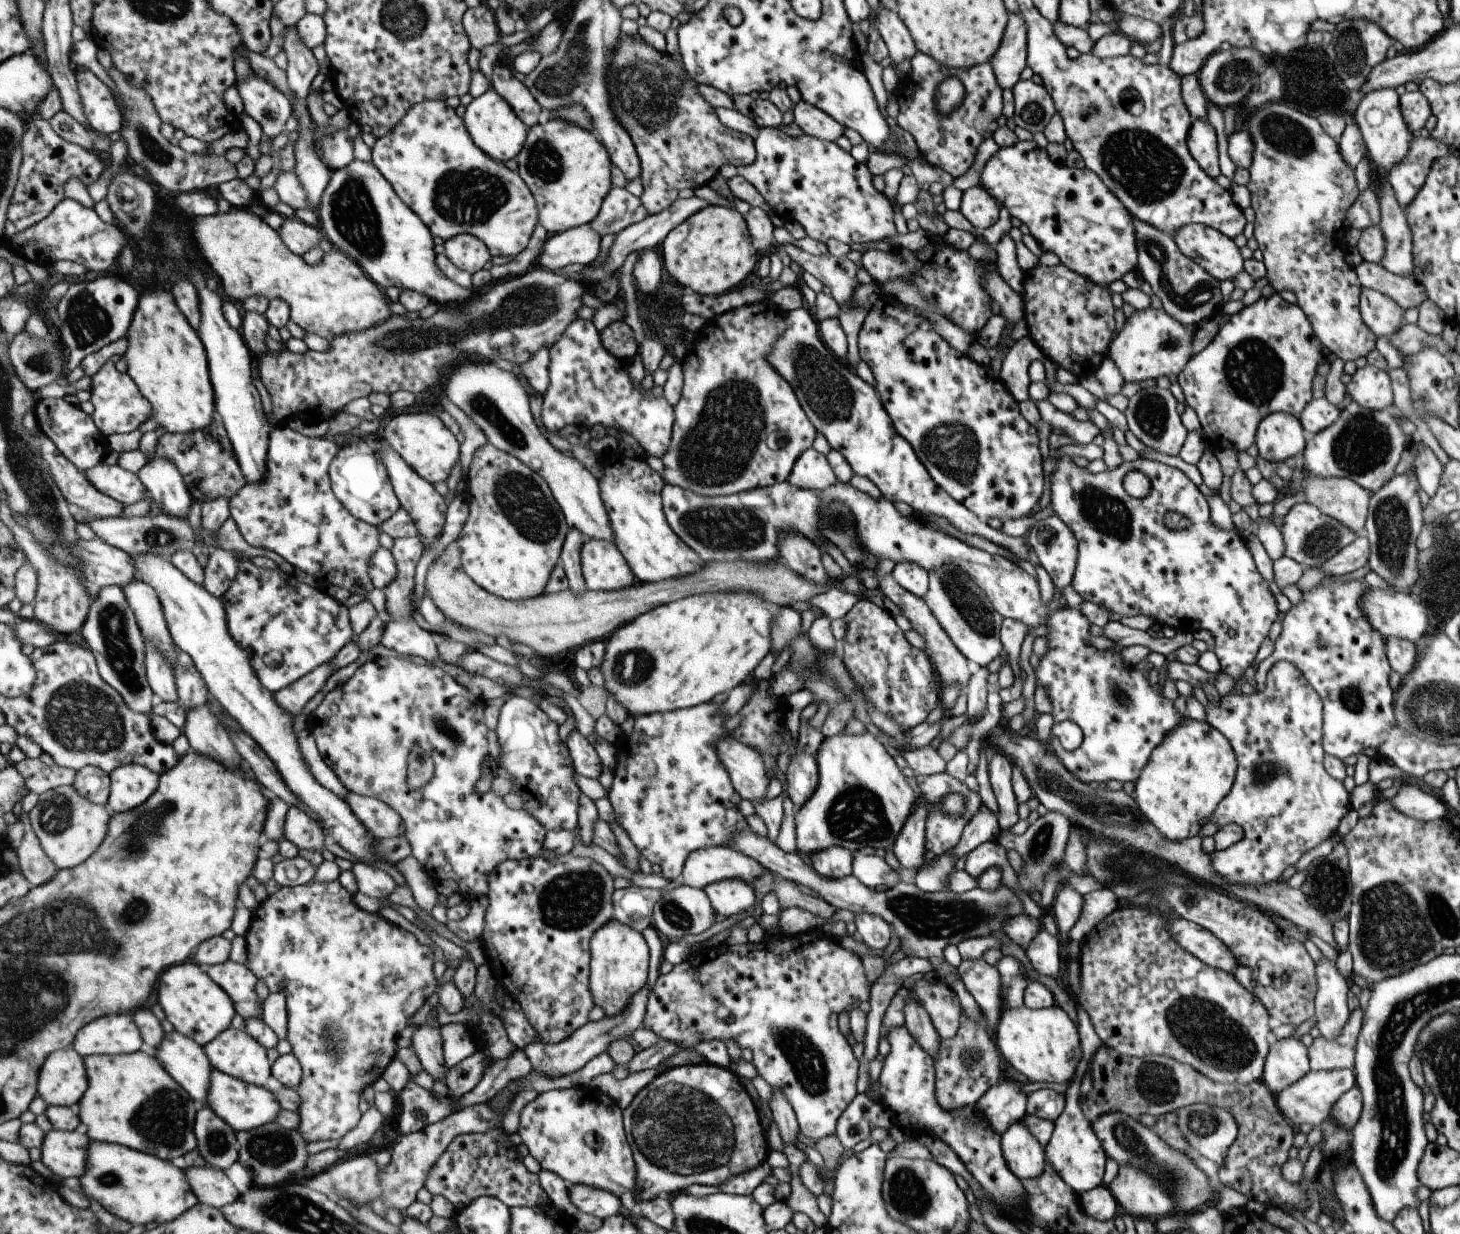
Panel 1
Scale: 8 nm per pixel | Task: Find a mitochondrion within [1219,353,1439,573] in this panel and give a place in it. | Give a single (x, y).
(1362, 446)

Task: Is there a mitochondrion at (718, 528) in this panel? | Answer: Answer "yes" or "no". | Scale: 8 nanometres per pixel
yes

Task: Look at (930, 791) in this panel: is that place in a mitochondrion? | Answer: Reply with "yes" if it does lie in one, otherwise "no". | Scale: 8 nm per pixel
no

